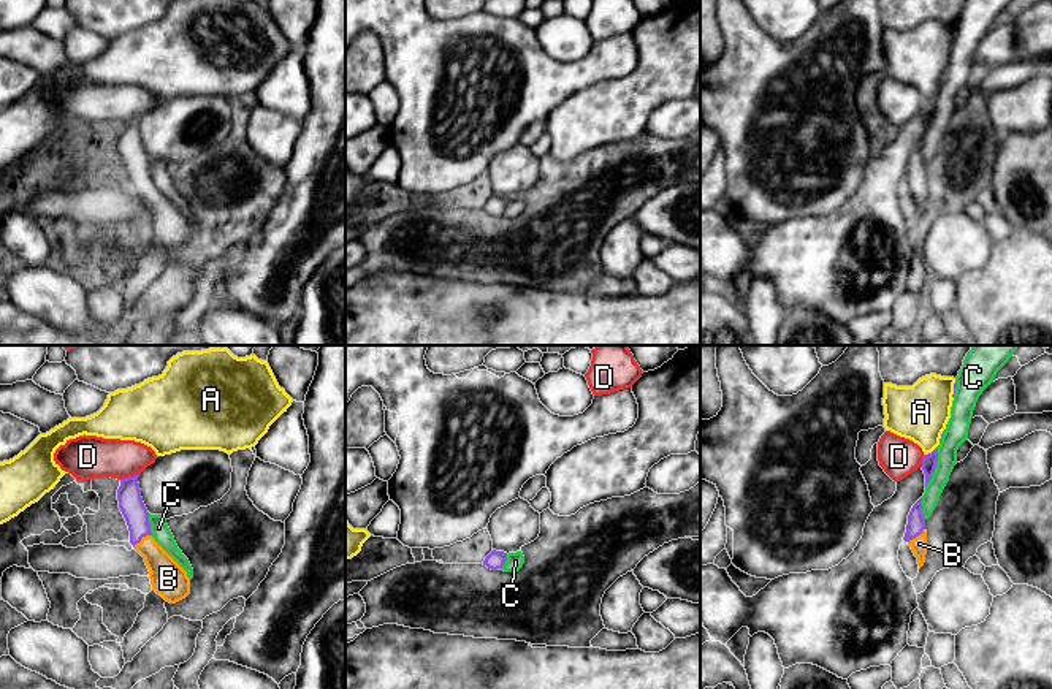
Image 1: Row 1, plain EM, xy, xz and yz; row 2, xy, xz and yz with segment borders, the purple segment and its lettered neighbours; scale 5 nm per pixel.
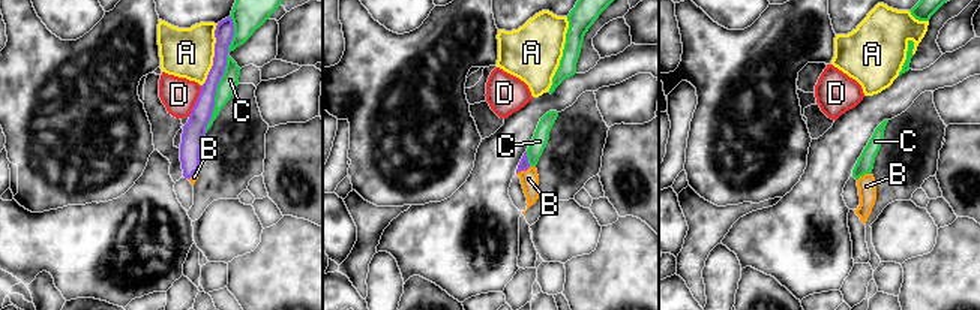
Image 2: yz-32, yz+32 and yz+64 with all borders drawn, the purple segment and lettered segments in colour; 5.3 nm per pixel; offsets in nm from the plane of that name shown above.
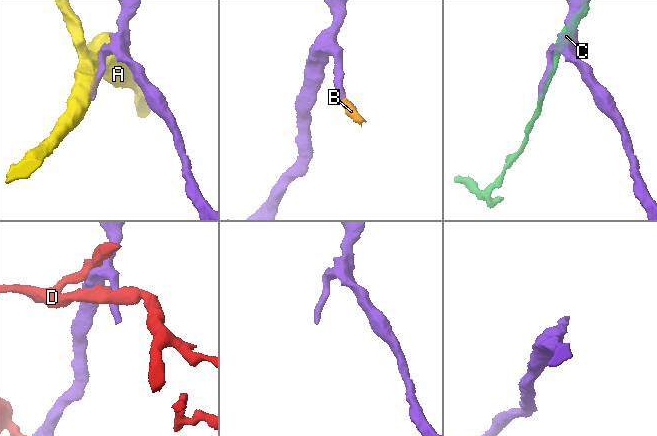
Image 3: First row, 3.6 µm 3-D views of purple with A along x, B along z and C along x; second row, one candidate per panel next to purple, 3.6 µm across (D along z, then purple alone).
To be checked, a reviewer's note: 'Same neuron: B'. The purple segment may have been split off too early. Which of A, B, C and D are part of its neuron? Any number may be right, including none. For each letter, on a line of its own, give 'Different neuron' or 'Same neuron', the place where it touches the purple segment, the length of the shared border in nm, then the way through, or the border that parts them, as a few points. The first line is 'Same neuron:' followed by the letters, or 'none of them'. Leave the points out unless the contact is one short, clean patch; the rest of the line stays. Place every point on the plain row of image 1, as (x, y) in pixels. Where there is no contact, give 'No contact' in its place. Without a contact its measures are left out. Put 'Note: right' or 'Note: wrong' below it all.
Same neuron: B
A: Different neuron. Touches purple at yz (932, 97). Shared border 100 nm. Boundary: yz (938, 89), (924, 100)
B: Same neuron. Touches purple at xy (141, 182). Shared border 120 nm. Path across: xy (129, 140), (141, 182), (168, 224)
C: Different neuron. Touches purple at yz (935, 111). Shared border 220 nm
D: Different neuron. Touches purple at xy (129, 122). Shared border 100 nm
Note: right

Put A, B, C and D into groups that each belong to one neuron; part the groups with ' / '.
A / B / C / D

